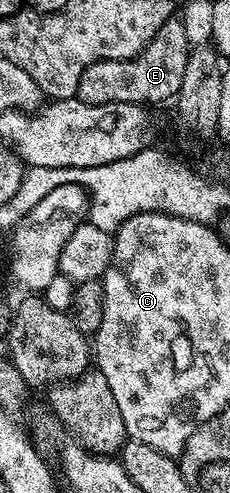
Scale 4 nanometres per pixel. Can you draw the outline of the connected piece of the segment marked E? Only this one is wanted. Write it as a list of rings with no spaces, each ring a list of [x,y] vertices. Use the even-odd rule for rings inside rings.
[[[171,18],[137,56],[130,60],[100,60],[85,68],[79,78],[76,99],[88,104],[131,102],[142,106],[172,101],[179,86],[183,86],[183,73],[187,70],[190,51],[180,19]]]

